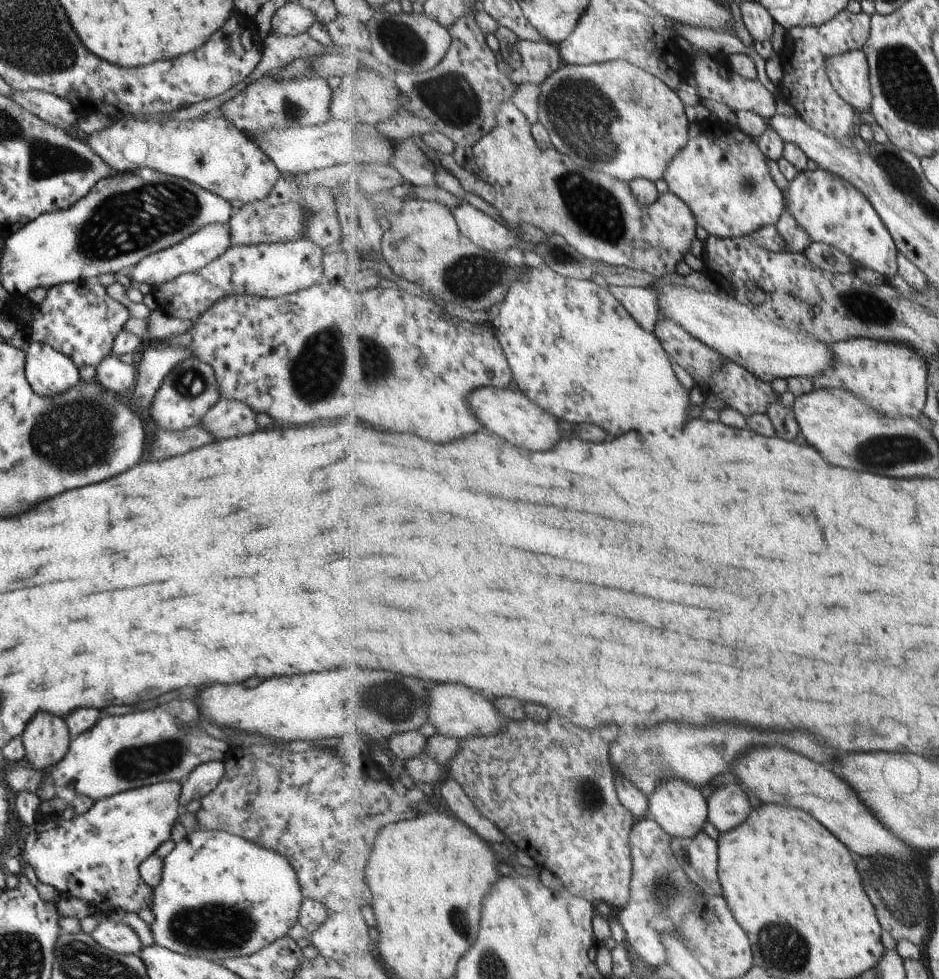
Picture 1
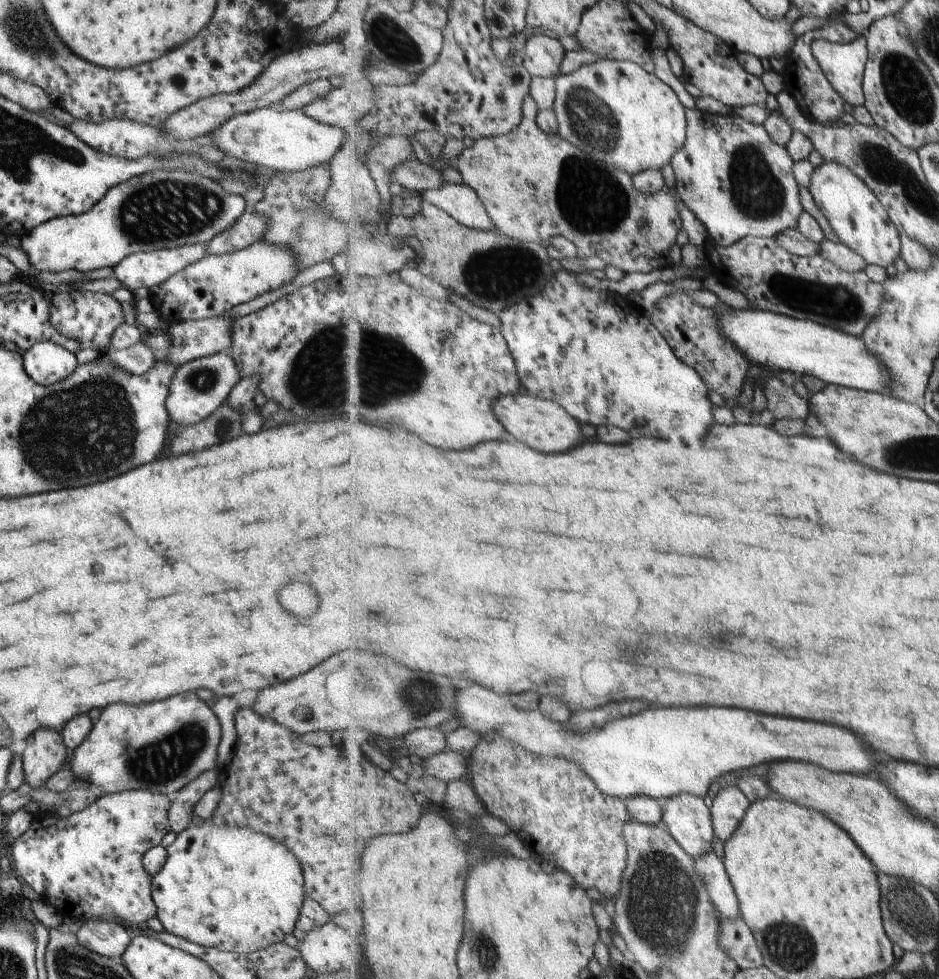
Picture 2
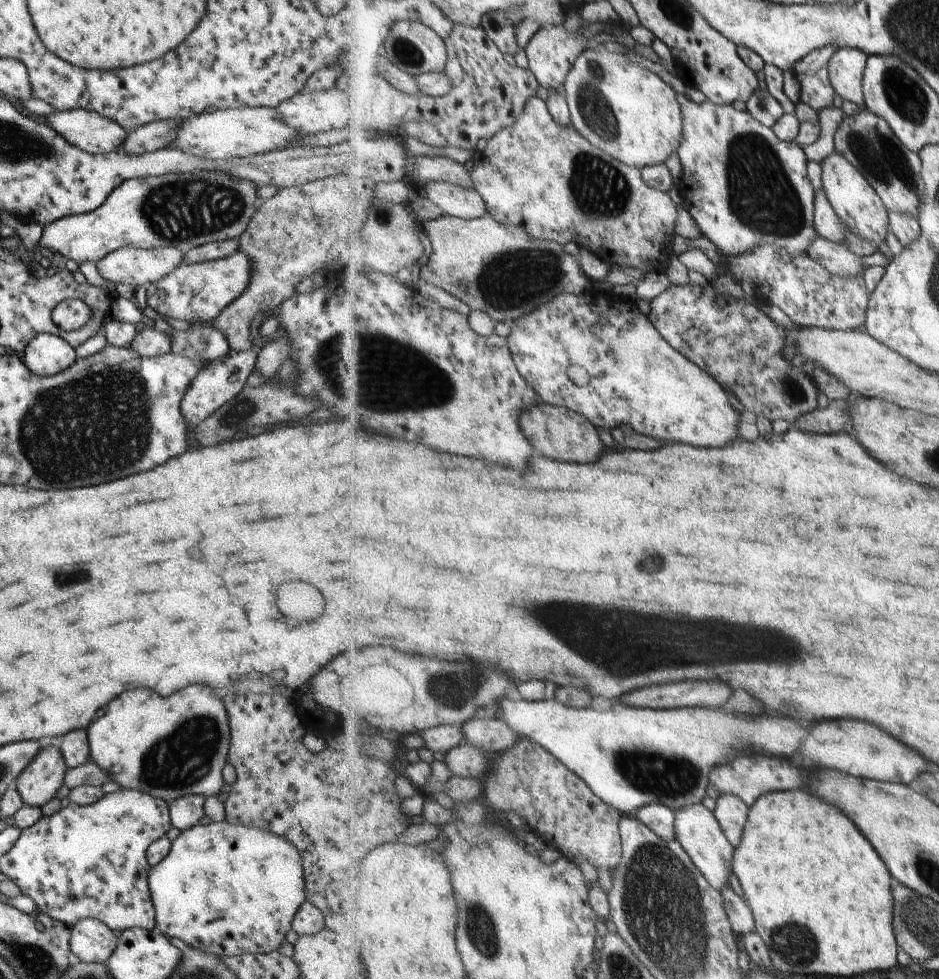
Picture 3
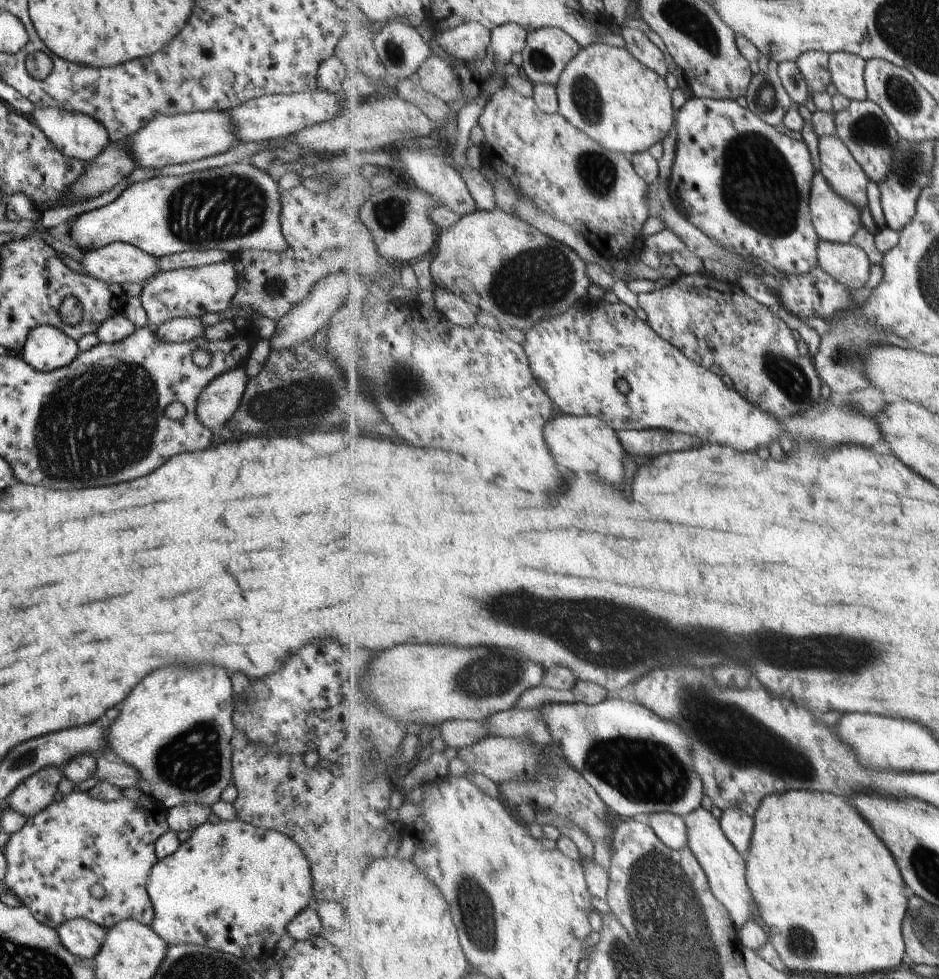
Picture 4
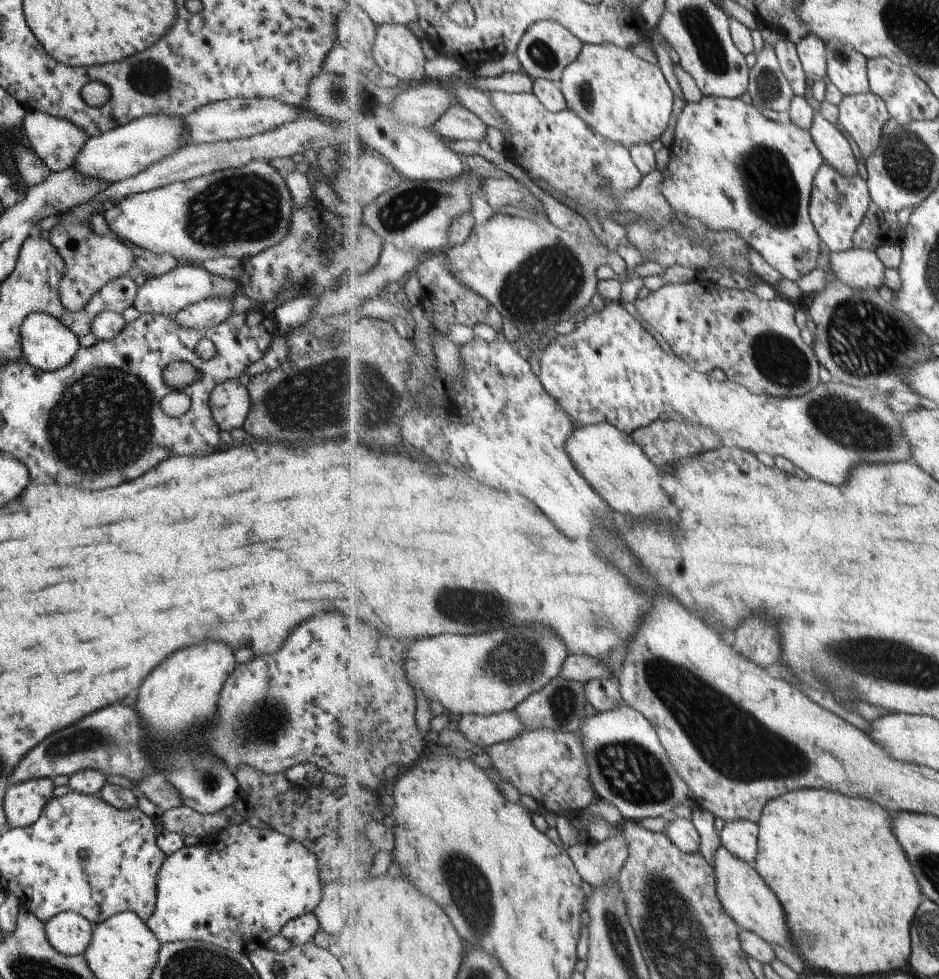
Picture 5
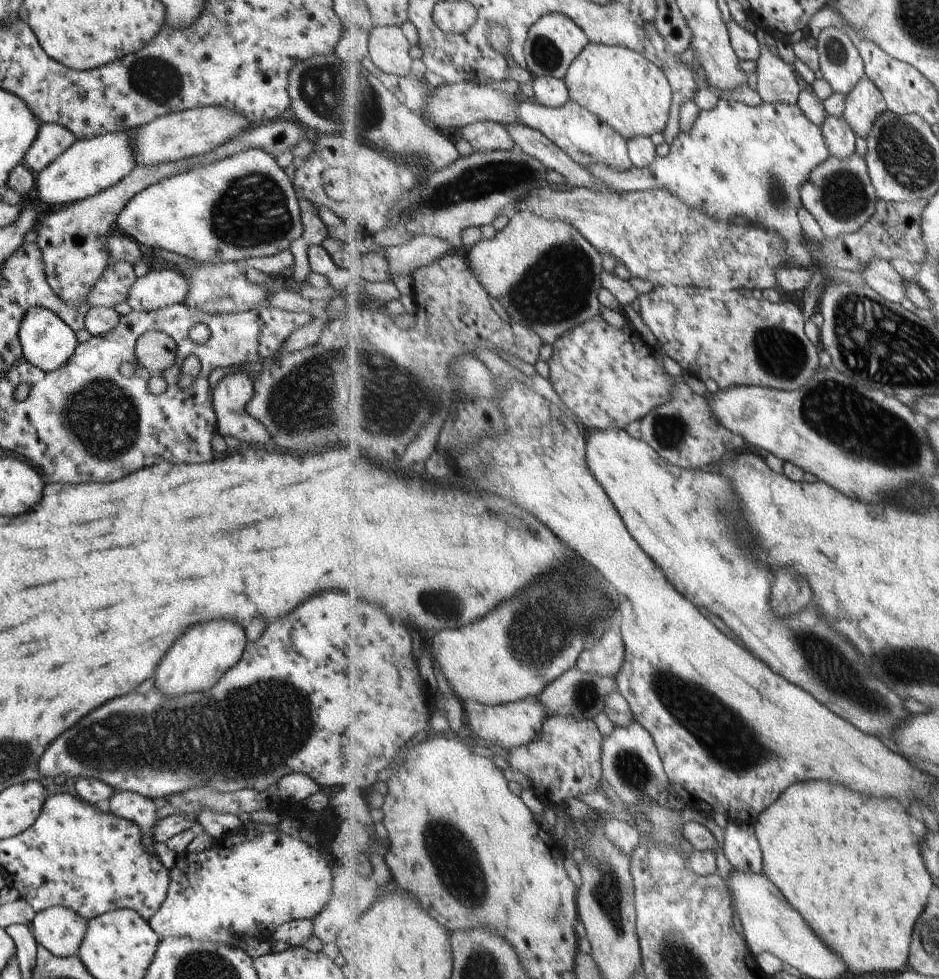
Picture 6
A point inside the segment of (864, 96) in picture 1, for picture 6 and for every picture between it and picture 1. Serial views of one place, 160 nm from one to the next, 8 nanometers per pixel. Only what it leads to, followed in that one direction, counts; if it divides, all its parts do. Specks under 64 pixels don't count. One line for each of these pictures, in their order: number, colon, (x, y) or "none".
2: (844, 64)
3: (847, 67)
4: (848, 70)
5: (848, 68)
6: (841, 63)

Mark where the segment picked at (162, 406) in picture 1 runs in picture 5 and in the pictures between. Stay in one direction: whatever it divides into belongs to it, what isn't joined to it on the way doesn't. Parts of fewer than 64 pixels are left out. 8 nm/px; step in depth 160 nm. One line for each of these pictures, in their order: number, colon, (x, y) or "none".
2: (198, 387)
3: (217, 381)
4: (218, 399)
5: (228, 401)

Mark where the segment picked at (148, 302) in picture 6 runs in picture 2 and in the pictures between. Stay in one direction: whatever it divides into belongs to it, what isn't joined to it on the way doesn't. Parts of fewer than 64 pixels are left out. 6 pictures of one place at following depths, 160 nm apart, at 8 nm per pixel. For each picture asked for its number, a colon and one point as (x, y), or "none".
2: (204, 289)
3: (192, 292)
4: (188, 292)
5: (185, 284)

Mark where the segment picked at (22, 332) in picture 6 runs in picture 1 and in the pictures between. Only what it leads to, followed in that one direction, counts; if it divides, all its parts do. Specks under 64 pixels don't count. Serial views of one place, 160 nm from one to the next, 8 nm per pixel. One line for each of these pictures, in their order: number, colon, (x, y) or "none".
1: (49, 373)
2: (46, 363)
3: (45, 355)
4: (45, 348)
5: (46, 345)

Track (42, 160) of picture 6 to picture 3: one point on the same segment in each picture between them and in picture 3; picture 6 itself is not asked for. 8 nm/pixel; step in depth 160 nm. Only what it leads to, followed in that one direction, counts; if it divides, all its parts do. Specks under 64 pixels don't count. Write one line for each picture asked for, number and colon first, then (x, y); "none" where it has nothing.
3: (92, 133)
4: (74, 134)
5: (57, 141)

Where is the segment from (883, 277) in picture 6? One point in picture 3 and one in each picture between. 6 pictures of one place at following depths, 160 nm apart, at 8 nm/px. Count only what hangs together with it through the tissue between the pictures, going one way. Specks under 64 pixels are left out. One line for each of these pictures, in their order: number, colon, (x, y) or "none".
3: (834, 256)
4: (847, 263)
5: (860, 268)

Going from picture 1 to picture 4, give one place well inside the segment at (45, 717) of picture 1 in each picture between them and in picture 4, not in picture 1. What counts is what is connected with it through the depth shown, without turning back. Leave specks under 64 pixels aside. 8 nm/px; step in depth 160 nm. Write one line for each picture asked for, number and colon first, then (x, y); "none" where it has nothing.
2: (44, 753)
3: (37, 783)
4: (34, 793)

